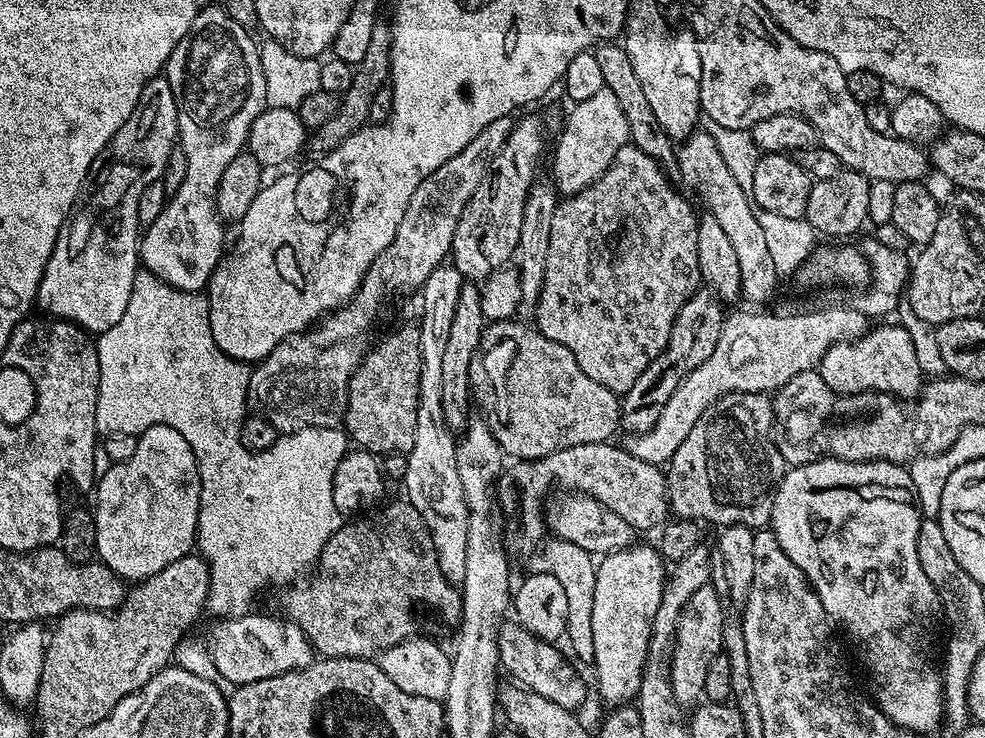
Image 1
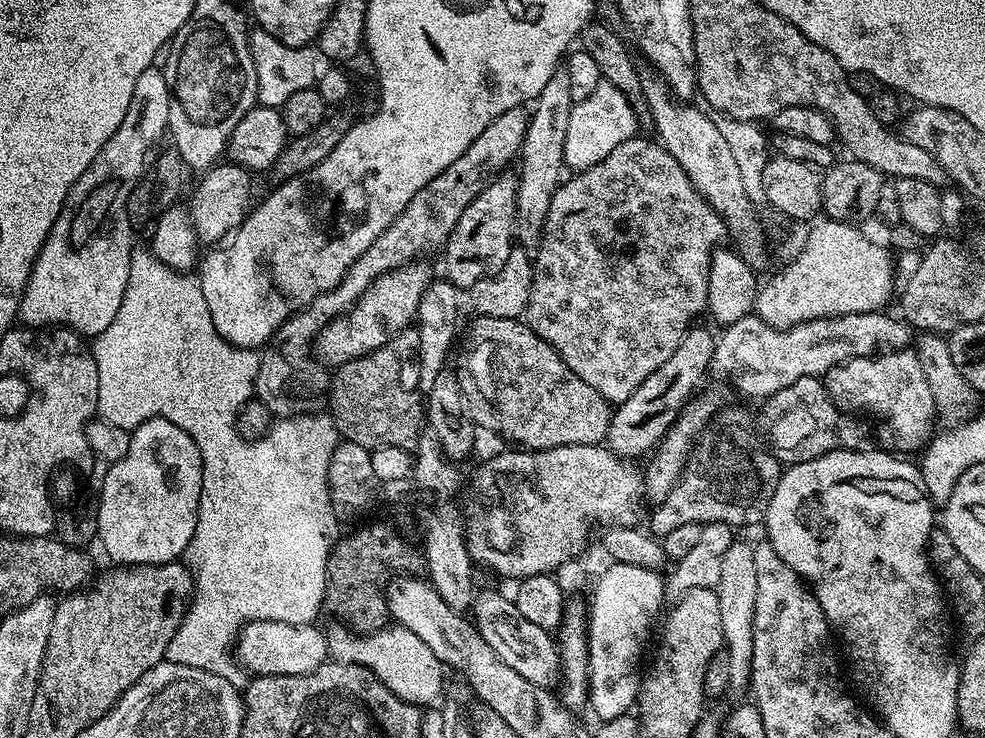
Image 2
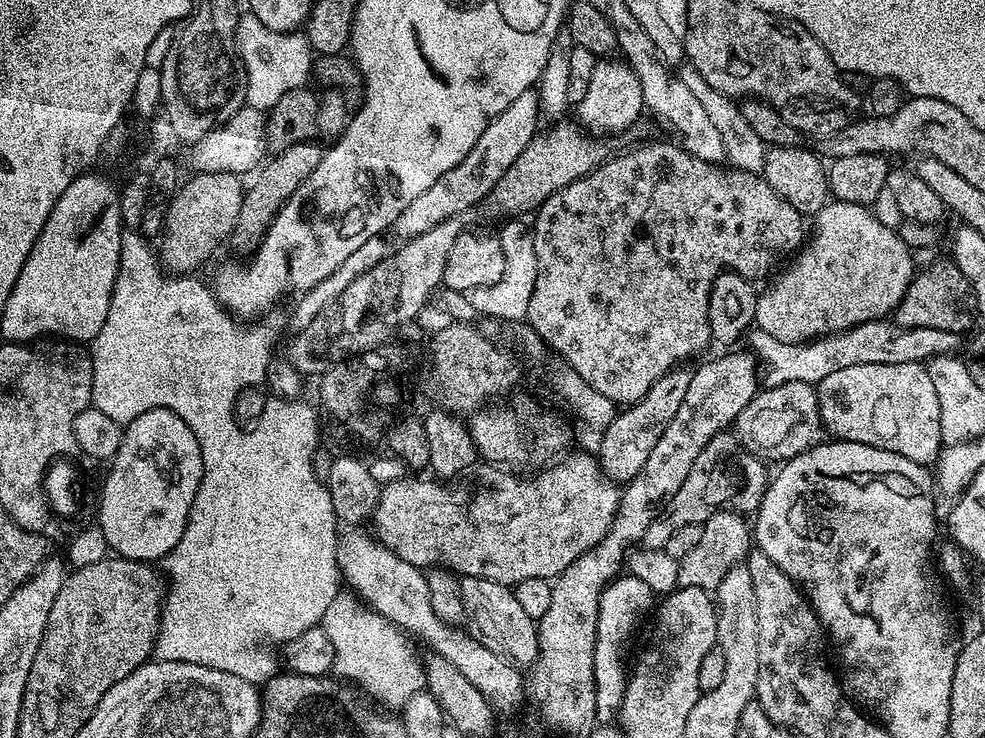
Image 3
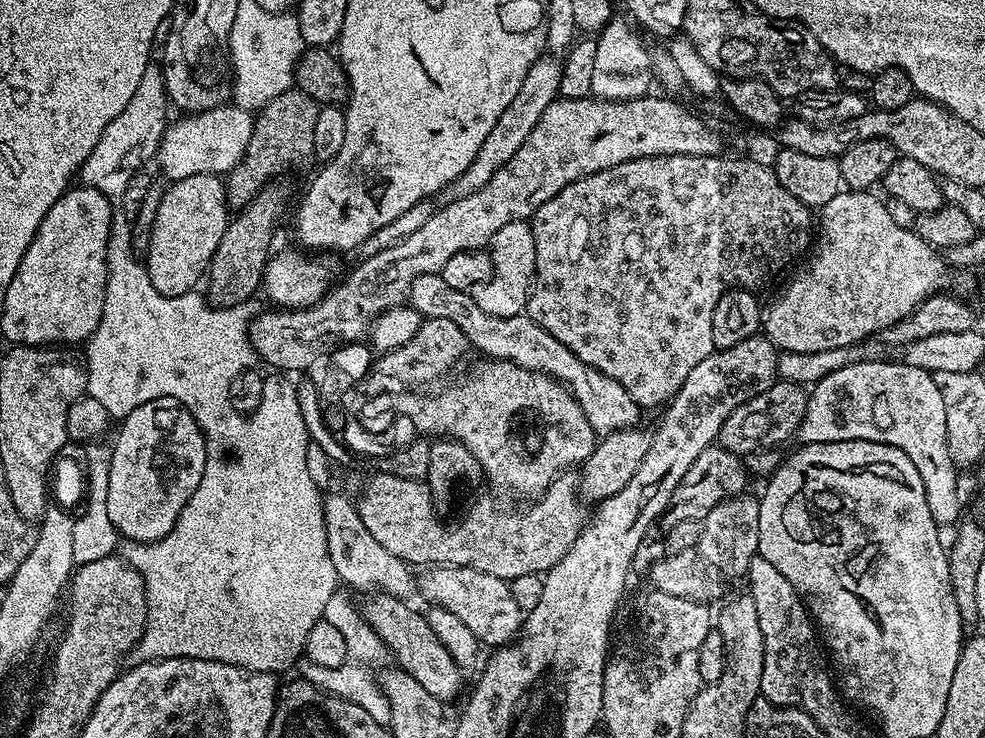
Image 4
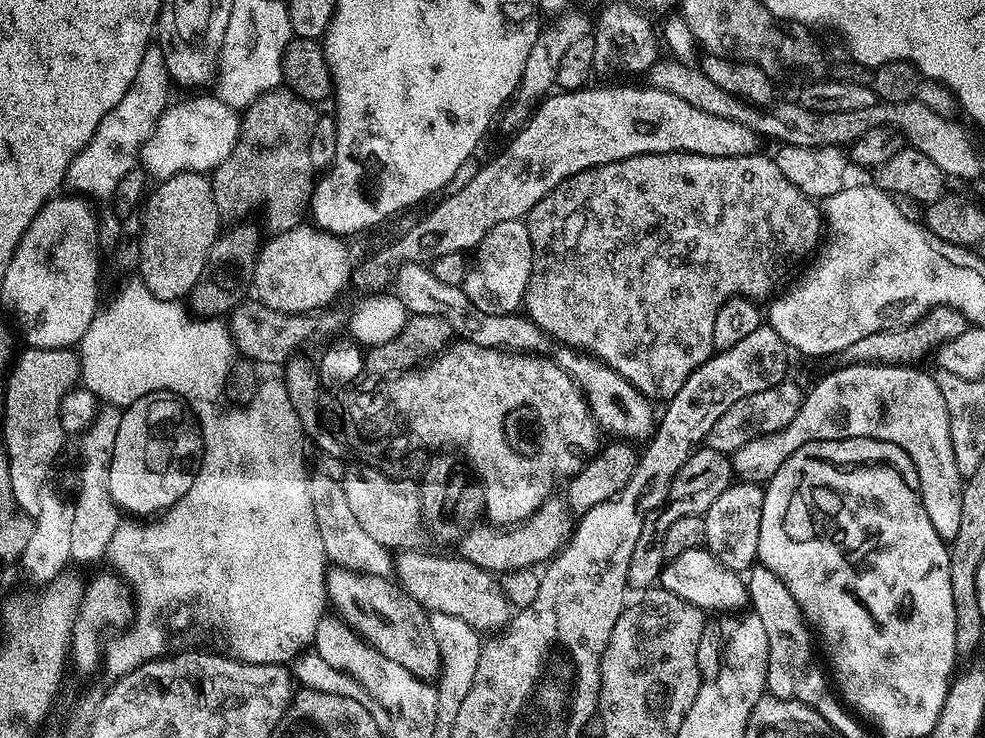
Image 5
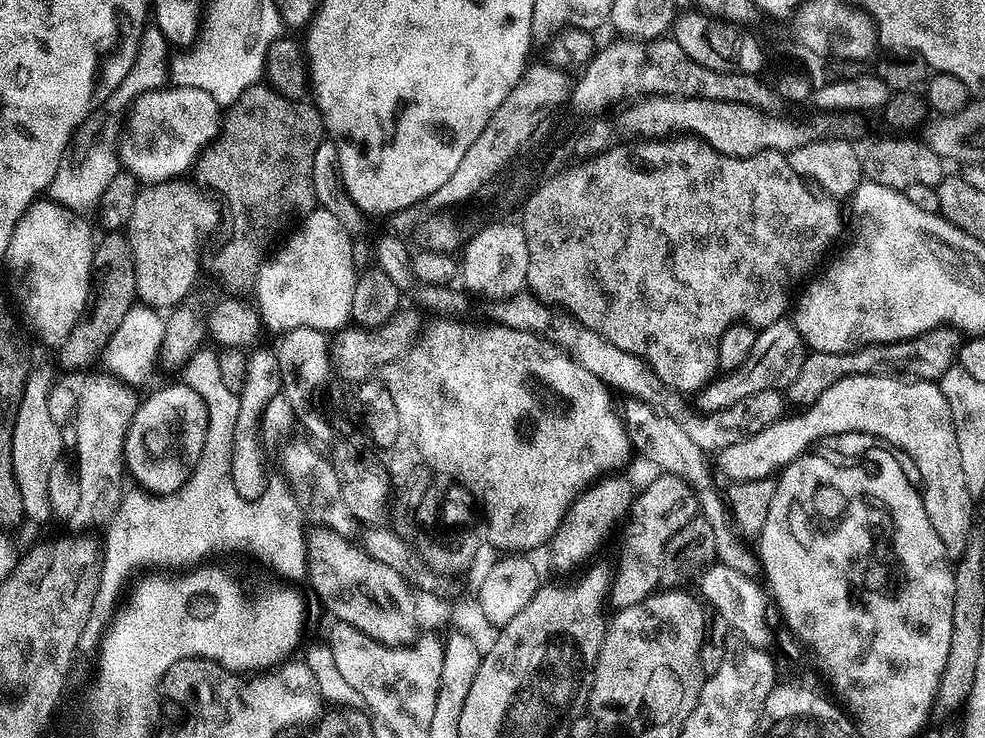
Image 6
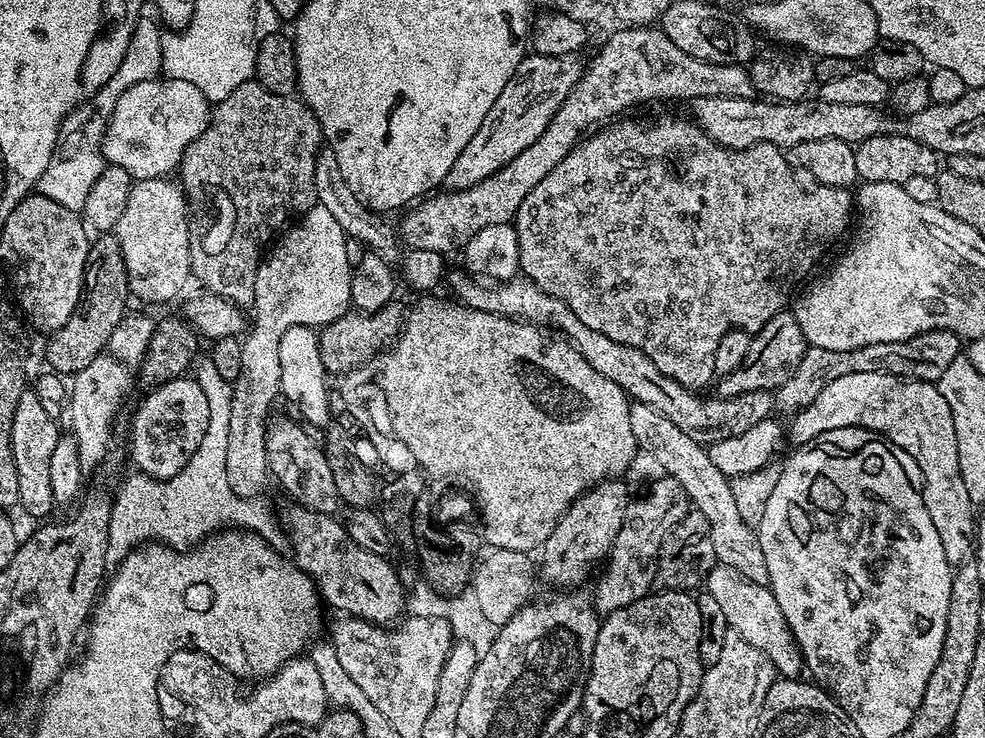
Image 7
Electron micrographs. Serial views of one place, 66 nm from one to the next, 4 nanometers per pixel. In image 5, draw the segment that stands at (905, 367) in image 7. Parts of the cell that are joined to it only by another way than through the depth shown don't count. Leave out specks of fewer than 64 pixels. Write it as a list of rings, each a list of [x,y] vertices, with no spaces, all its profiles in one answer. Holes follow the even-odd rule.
[[[932,308],[918,322],[907,324],[904,328],[895,328],[889,332],[869,334],[868,337],[854,342],[842,354],[849,364],[898,364],[901,366],[916,366],[928,355],[935,353],[944,344],[954,342],[954,338],[966,334],[969,328],[968,320],[958,310],[953,308]]]

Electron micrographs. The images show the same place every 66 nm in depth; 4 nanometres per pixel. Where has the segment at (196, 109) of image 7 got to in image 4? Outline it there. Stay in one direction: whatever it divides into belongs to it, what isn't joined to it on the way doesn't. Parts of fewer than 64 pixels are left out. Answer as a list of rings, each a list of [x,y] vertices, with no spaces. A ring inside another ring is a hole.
[[[221,106],[179,118],[181,120],[173,119],[165,127],[158,149],[160,168],[169,181],[194,174],[227,174],[244,157],[252,133],[253,113],[235,106]]]

